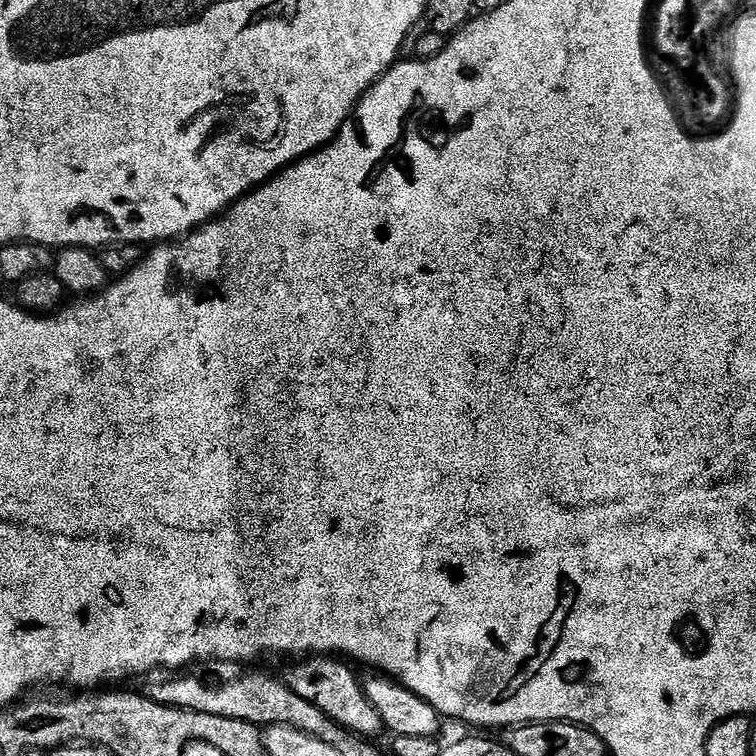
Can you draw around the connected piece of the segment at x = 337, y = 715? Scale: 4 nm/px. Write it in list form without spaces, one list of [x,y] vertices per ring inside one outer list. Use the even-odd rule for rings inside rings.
[[[312,654],[293,664],[296,665],[289,670],[288,676],[286,675],[286,683],[290,690],[294,690],[294,694],[298,694],[298,698],[314,702],[314,706],[318,706],[322,714],[326,714],[348,731],[355,732],[357,736],[376,738],[372,736],[385,731],[378,710],[374,710],[370,698],[366,698],[361,677],[358,678],[352,673],[351,663],[332,654]]]

